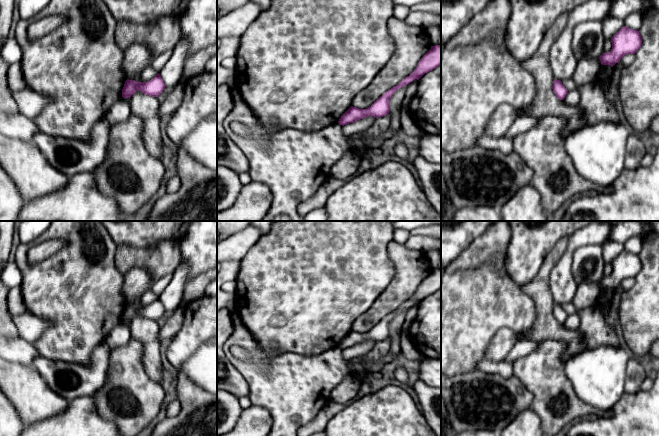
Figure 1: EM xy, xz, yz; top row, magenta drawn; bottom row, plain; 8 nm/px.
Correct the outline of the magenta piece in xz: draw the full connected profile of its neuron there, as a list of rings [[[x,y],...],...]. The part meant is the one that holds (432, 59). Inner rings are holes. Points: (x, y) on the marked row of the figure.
[[[441,45],[431,46],[431,49],[420,59],[415,70],[407,77],[405,77],[399,84],[393,88],[386,91],[382,96],[380,96],[371,106],[366,109],[359,109],[357,107],[351,106],[339,119],[338,123],[342,126],[349,123],[353,123],[357,120],[366,118],[368,116],[373,116],[374,118],[386,116],[389,113],[389,100],[396,90],[411,83],[413,80],[419,80],[425,73],[432,71],[434,68],[441,64]]]

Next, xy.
[[[158,73],[153,79],[147,82],[136,82],[127,79],[122,89],[122,97],[129,98],[136,92],[141,91],[144,95],[158,97],[165,89],[165,84]]]

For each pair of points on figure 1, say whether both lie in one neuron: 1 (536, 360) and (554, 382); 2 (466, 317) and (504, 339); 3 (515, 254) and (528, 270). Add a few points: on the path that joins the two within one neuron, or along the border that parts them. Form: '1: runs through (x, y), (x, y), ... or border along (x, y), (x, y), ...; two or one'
1: runs through (541, 365), (543, 371), (549, 377); one
2: border along (518, 332), (502, 327), (493, 336), (484, 355); two
3: runs through (519, 258), (524, 266); one

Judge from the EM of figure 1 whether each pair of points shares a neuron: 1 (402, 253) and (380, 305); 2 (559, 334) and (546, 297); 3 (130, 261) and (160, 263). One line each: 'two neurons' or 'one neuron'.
1: one neuron
2: one neuron
3: one neuron

